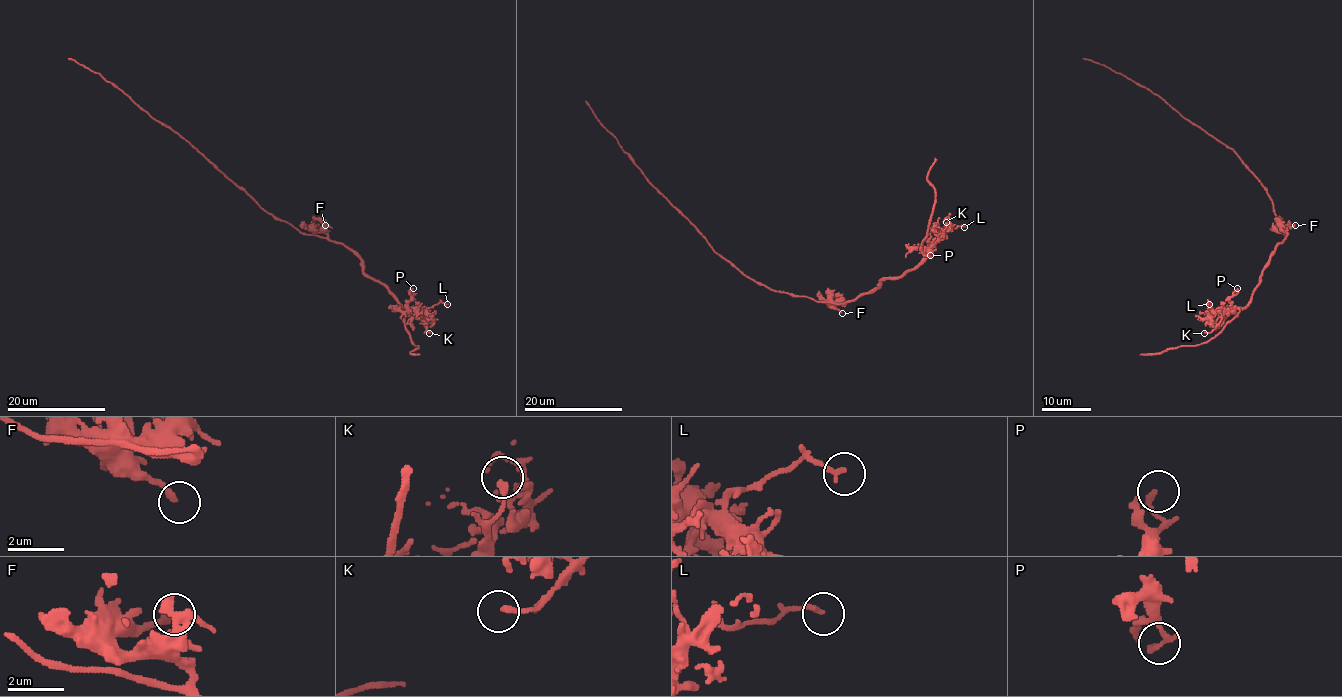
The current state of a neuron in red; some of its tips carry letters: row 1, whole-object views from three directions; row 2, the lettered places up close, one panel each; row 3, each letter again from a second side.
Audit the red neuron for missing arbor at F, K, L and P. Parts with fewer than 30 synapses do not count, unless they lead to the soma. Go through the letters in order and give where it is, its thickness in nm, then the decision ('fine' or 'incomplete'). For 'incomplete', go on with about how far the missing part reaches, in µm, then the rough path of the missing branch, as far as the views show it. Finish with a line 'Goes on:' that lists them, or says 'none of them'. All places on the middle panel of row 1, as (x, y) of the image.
F: at (842, 313); 240 nm thick; fine
K: at (946, 222); 190 nm thick; fine
L: at (964, 227); 170 nm thick; fine
P: at (930, 255); 180 nm thick; fine
Goes on: none of them

